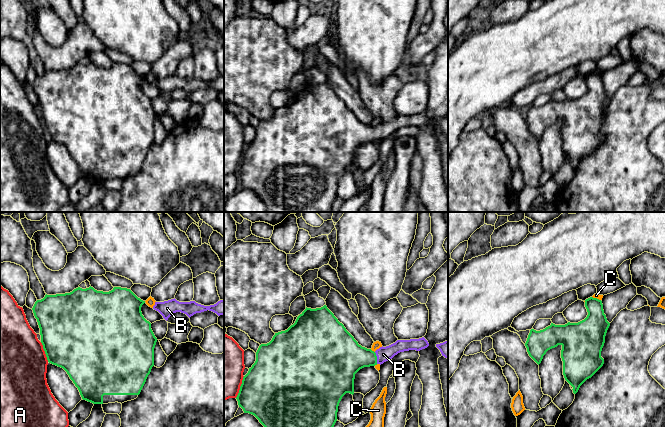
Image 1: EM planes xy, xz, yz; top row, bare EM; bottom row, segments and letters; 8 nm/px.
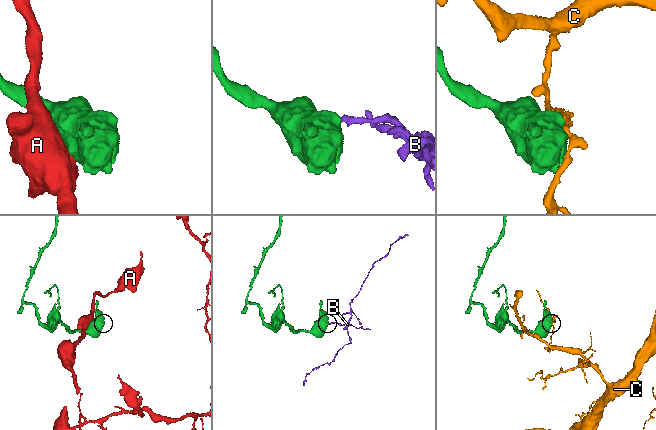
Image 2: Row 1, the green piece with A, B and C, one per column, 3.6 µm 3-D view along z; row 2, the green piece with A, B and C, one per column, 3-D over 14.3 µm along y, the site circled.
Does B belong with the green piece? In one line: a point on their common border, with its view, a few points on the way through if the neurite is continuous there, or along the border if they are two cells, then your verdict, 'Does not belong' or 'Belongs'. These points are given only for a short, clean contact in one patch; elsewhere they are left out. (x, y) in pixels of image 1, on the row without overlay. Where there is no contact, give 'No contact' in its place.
Touches green at xz (376, 134). Path across: xz (345, 133), (376, 134), (383, 130). Belongs

